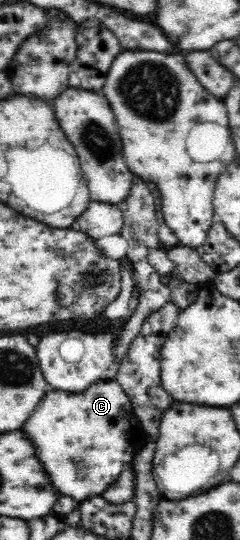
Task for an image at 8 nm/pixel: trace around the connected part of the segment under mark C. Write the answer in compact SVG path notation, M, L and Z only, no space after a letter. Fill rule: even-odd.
M113 379L96 381L81 393L63 393L61 390L47 393L41 405L23 425L23 433L33 441L37 449L37 457L49 475L48 480L56 491L59 491L59 495L67 495L79 503L95 495L102 495L115 480L131 468L135 455L145 449L147 442L143 426L135 415L129 396L121 384ZM77 460L83 460L85 465L89 465L87 473L77 473L77 469L83 468L75 463Z

